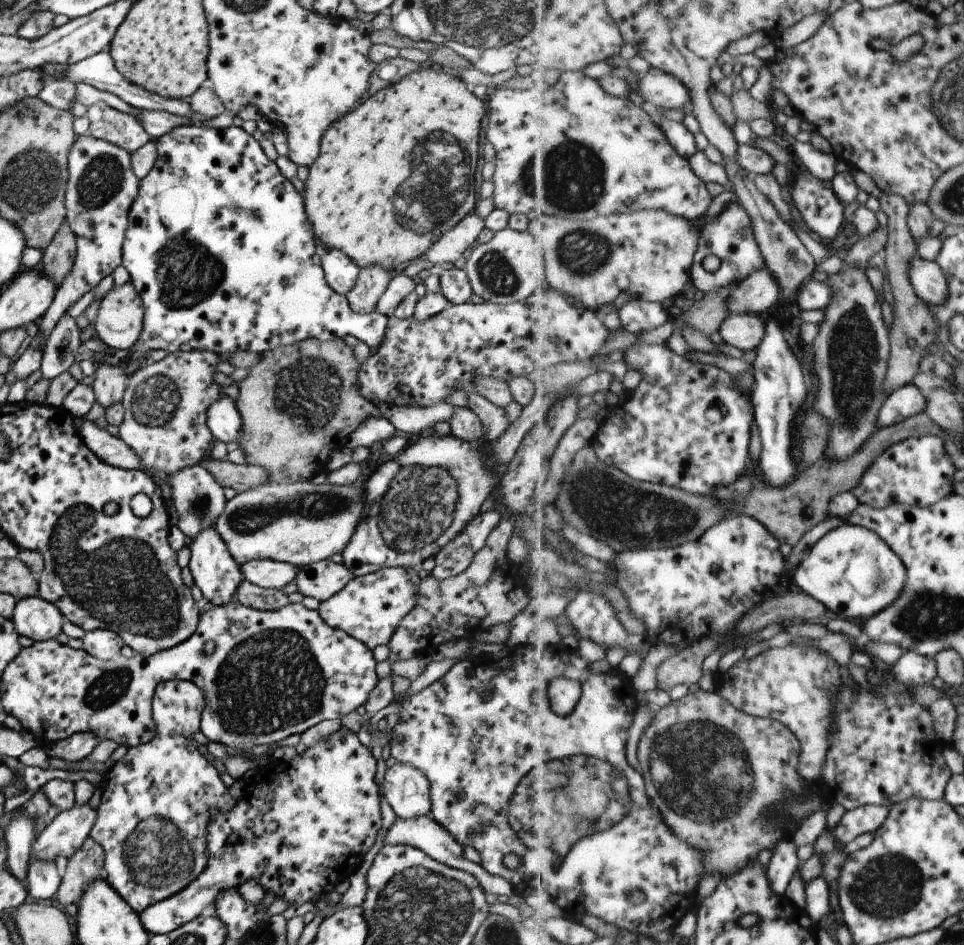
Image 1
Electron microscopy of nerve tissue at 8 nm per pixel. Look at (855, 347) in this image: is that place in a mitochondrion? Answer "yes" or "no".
yes

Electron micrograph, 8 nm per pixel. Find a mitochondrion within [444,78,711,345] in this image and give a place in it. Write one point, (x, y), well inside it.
(571, 177)

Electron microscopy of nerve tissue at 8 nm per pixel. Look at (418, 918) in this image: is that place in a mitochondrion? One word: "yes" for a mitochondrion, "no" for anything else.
yes

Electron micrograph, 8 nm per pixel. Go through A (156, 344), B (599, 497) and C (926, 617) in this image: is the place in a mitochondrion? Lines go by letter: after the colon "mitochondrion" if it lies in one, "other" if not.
A: other
B: mitochondrion
C: mitochondrion

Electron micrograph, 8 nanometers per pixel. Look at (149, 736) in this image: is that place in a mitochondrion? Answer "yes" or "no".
no

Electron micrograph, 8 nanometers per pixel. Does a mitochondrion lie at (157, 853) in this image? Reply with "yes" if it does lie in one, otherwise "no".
yes

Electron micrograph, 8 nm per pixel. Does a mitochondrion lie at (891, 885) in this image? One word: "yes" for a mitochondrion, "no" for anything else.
yes

